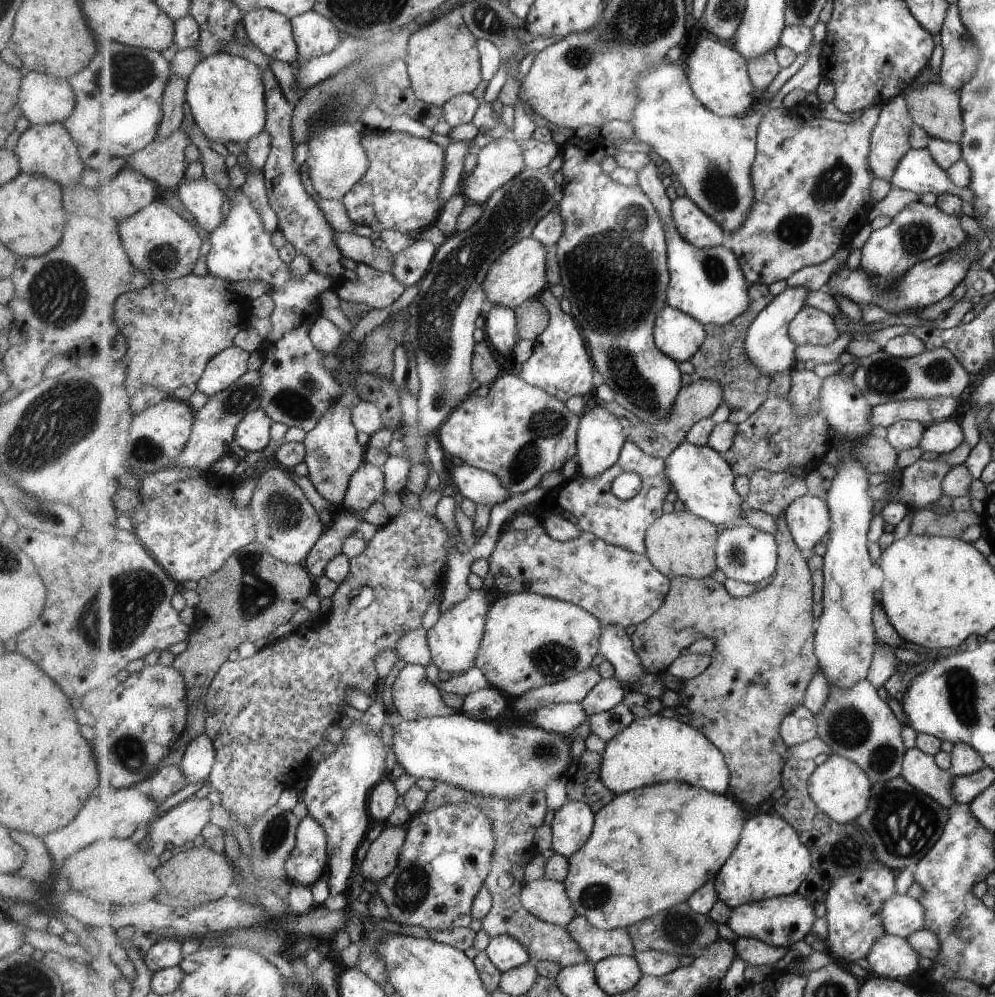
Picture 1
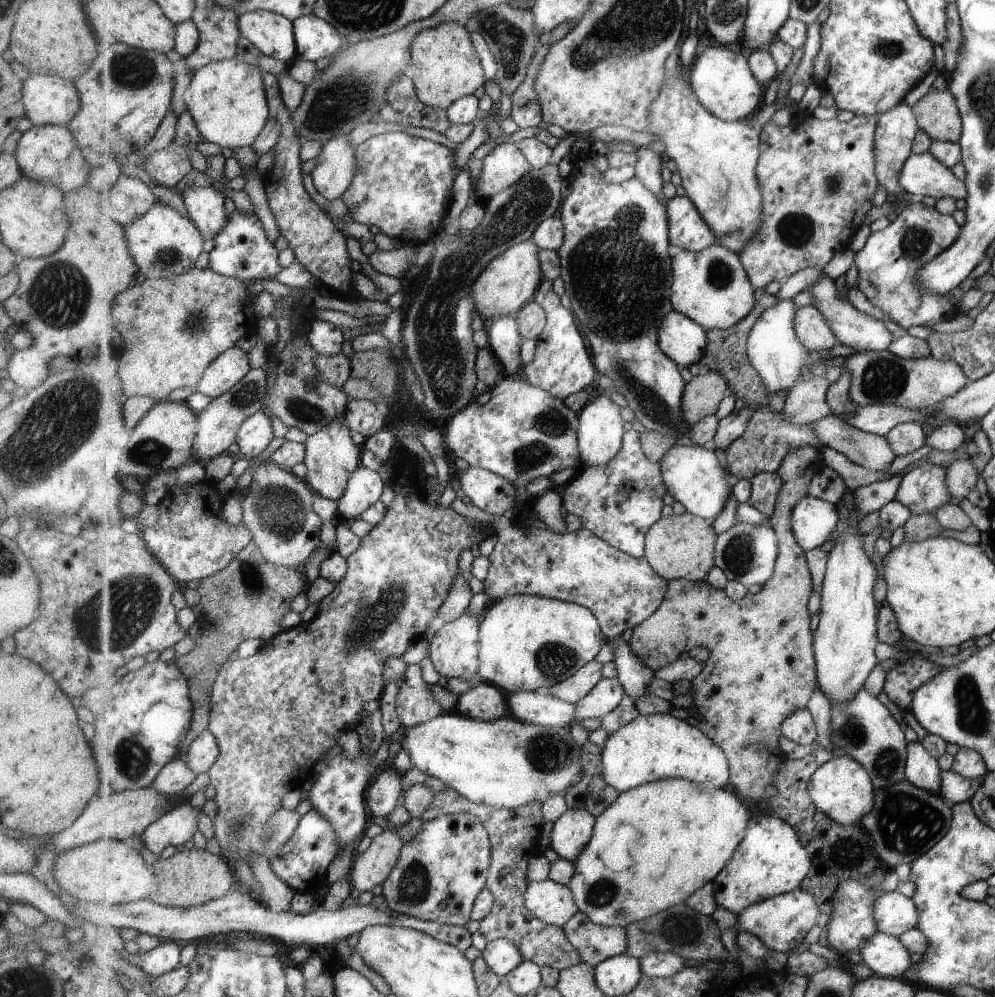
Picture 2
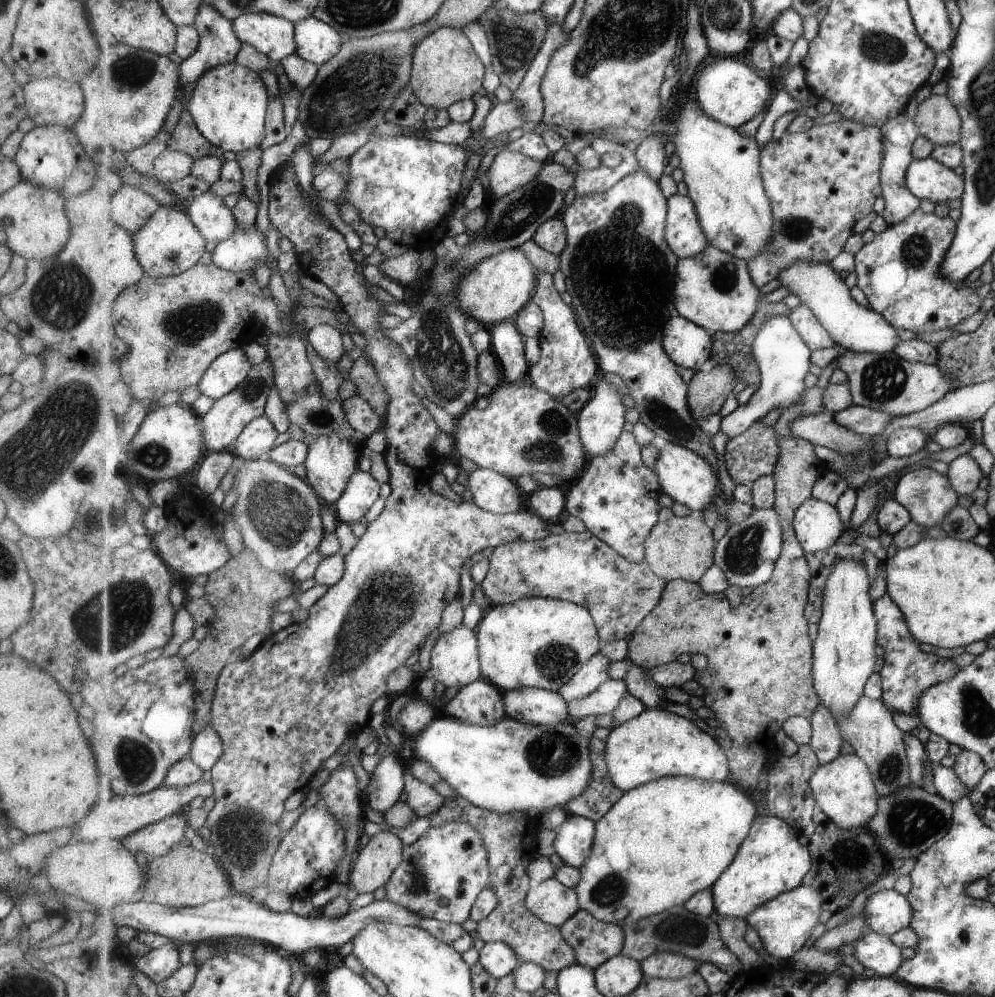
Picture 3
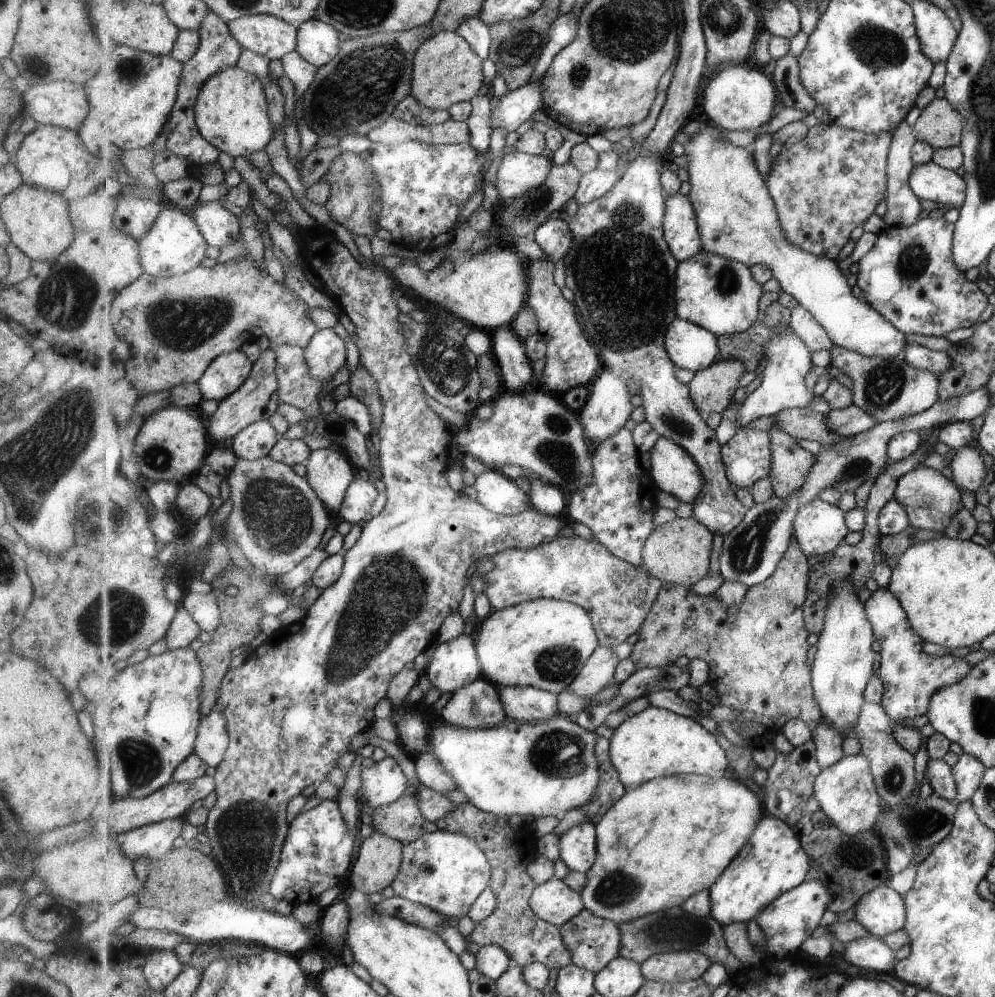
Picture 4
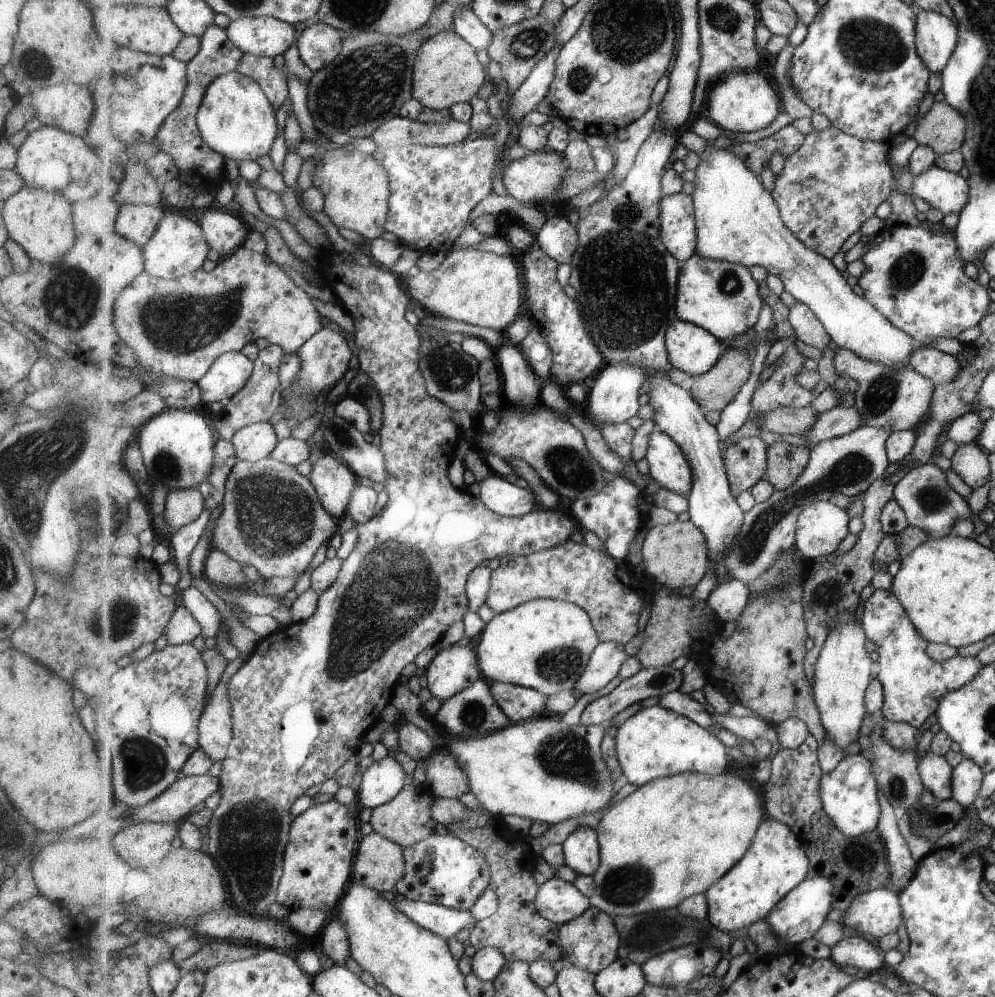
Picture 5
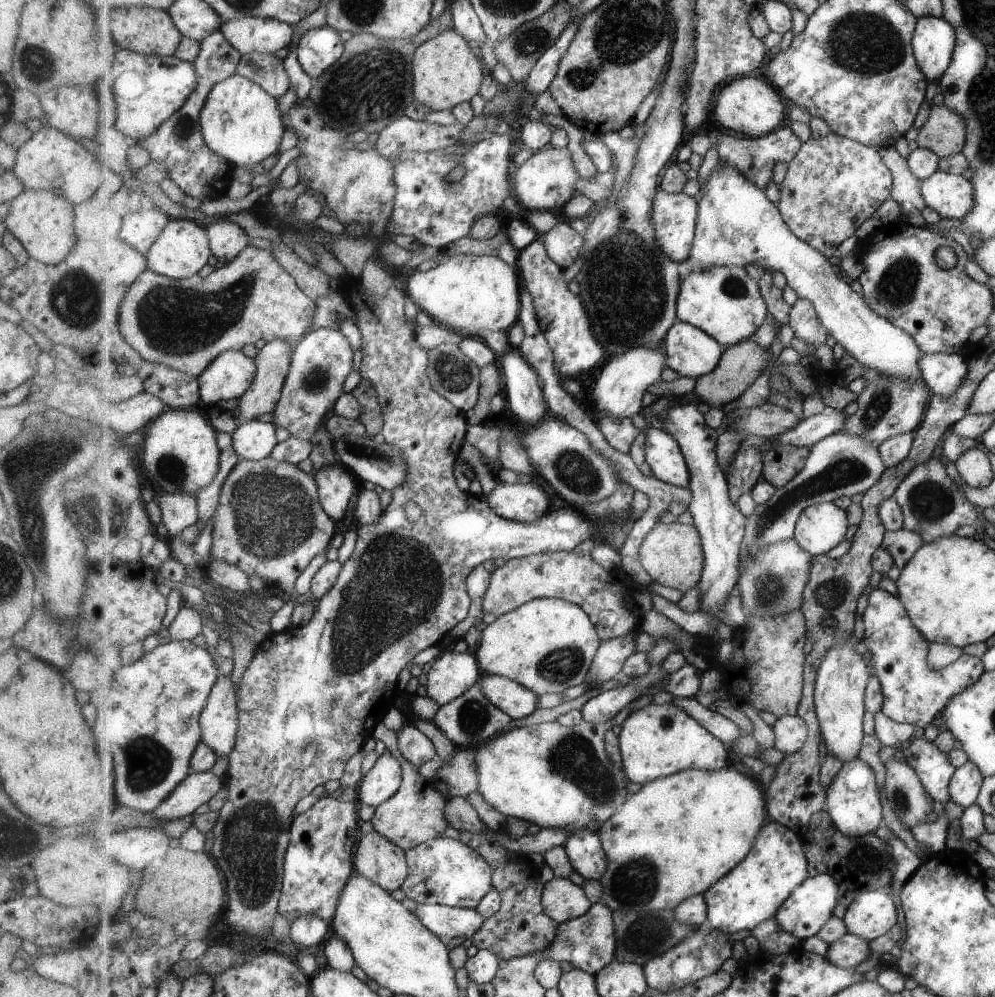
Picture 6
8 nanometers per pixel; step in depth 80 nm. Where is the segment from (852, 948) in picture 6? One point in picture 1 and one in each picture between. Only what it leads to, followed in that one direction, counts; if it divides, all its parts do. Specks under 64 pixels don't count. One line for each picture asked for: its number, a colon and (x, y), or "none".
1: (892, 957)
2: (885, 955)
3: (877, 952)
4: (872, 954)
5: (852, 953)

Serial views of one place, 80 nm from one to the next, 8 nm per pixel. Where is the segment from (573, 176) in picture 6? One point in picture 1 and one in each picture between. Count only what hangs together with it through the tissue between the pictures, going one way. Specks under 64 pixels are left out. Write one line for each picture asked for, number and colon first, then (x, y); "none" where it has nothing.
1: (501, 160)
2: (506, 164)
3: (510, 169)
4: (518, 173)
5: (537, 176)

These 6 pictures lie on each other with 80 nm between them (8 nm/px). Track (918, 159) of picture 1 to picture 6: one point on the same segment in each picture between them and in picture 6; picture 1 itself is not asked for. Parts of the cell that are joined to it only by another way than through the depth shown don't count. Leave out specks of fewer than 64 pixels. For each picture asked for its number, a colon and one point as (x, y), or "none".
2: (922, 175)
3: (925, 178)
4: (943, 187)
5: (945, 191)
6: (951, 196)

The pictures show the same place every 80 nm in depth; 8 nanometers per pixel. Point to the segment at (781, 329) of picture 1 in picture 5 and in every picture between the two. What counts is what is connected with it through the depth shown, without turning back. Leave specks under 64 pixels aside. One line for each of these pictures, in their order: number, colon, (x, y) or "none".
2: (776, 352)
3: (783, 357)
4: (784, 386)
5: (782, 389)

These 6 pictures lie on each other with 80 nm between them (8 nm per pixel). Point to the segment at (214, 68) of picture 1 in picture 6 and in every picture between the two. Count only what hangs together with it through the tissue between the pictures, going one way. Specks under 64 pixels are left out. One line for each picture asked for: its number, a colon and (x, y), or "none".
2: (228, 100)
3: (230, 104)
4: (232, 113)
5: (236, 119)
6: (242, 122)

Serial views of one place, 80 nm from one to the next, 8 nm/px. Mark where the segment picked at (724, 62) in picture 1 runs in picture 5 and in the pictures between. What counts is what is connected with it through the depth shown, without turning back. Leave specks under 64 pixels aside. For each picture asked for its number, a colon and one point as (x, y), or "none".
2: (722, 79)
3: (729, 90)
4: (736, 97)
5: (745, 101)

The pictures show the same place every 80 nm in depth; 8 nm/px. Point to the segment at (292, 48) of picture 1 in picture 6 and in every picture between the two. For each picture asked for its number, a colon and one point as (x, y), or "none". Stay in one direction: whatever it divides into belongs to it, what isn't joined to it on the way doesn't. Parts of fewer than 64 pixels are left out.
2: (274, 34)
3: (275, 36)
4: (268, 35)
5: (268, 36)
6: (249, 34)

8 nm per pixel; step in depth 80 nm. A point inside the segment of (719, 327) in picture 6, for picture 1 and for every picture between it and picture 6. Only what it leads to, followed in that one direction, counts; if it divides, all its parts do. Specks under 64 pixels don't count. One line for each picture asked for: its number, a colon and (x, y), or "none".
1: (709, 284)
2: (711, 287)
3: (714, 289)
4: (722, 295)
5: (723, 297)

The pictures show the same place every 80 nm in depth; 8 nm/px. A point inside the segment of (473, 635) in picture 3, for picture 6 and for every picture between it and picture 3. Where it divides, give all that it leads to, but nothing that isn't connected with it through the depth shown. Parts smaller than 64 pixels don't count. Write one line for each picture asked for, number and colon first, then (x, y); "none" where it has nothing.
4: (455, 664)
5: (455, 668)
6: (452, 674)

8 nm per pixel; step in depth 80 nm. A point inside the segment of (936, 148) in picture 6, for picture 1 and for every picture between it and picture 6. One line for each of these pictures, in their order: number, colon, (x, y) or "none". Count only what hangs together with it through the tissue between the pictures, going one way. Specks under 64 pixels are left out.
1: (936, 108)
2: (936, 113)
3: (936, 118)
4: (939, 124)
5: (942, 128)

